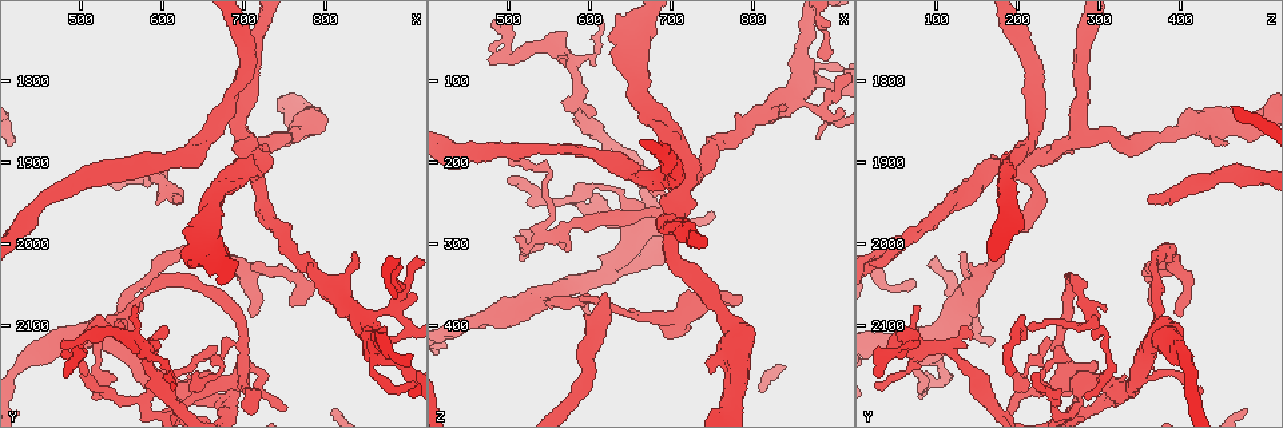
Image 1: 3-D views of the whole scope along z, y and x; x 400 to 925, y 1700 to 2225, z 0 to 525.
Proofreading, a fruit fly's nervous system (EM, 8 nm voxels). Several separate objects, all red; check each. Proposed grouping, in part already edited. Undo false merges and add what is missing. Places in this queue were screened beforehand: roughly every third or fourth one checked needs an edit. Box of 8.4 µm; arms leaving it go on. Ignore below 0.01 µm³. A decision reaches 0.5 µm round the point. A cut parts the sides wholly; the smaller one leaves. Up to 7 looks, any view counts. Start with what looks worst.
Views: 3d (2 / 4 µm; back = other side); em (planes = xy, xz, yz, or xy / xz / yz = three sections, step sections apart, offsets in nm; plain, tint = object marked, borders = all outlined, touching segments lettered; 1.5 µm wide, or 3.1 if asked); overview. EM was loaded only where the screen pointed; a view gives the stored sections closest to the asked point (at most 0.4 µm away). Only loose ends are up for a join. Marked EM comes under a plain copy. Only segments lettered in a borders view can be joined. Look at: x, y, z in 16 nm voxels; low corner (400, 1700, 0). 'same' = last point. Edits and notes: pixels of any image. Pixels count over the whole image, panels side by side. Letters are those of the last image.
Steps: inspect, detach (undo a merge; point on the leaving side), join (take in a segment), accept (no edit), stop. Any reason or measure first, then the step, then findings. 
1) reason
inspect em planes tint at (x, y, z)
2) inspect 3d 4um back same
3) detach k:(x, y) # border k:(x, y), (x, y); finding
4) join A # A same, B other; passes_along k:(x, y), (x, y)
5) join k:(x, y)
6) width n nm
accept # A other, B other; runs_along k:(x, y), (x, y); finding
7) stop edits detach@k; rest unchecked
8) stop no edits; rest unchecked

inspect em planes borders at (620, 1945, 355)

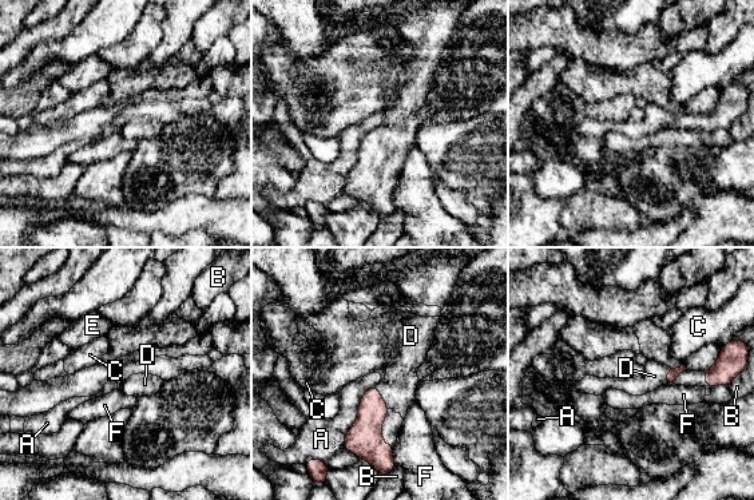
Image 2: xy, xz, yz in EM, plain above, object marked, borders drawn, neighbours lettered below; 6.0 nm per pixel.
join D # A other, B other, C other, D same, E other, F other; the cell continues

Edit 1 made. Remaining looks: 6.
an open end
inspect 3d 2um at (745, 1875, 455)

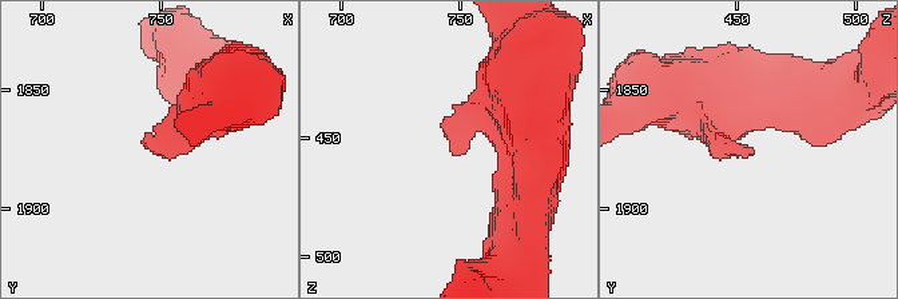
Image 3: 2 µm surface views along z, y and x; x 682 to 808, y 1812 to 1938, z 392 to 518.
inspect em xy step 8 borders at (746, 1876, 458)

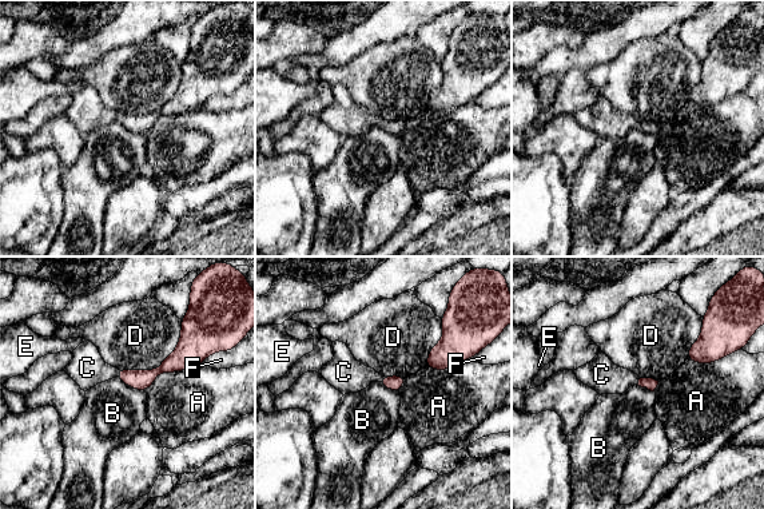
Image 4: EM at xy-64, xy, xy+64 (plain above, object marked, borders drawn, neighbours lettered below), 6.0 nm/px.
join C # A other, B other, C same, D other, E other, F other; passes_along 4:(142, 380), (118, 373), (87, 368); it goes on there

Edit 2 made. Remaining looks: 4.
abrupt turn
inspect 3d 4um at (550, 2110, 205)

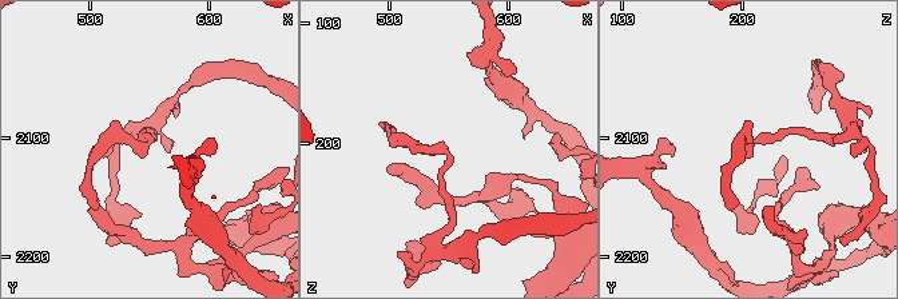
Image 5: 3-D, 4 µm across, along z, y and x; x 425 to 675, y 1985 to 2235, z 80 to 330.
now the EM
inspect em planes tint at (546, 2110, 206)

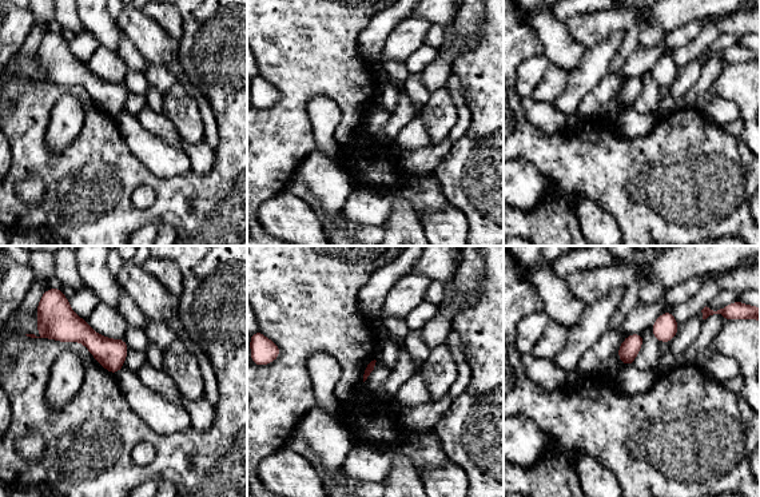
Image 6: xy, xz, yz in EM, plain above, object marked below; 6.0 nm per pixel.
inspect em planes borders same

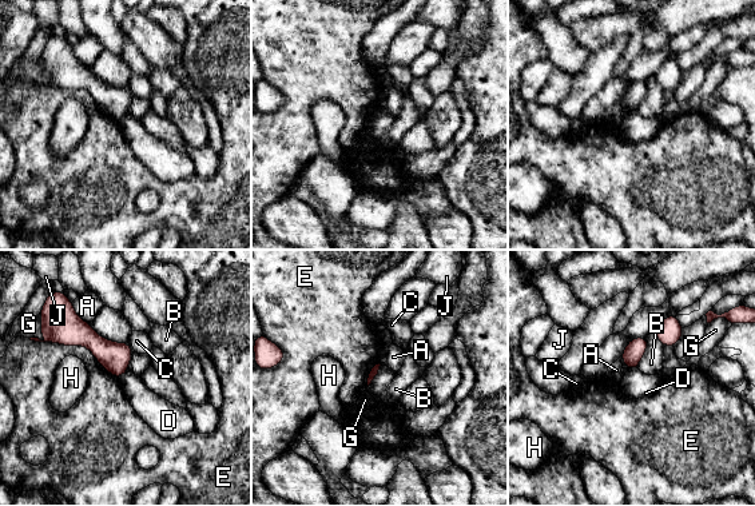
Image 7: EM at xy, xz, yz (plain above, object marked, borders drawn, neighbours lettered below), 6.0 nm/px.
width 50 nm
accept # A other, B other, C other, D other, E other, G other, H other, J other; border 7:(647, 337), (647, 349), (636, 367); continuous, no second cell

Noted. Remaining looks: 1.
stop edits join@2, join@4; rest unchecked

